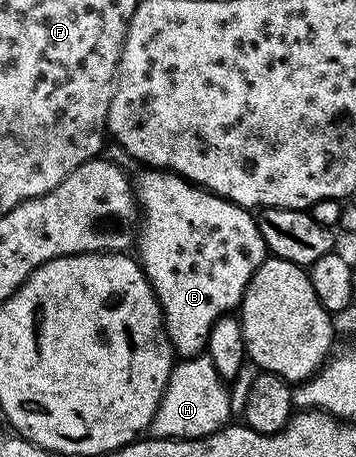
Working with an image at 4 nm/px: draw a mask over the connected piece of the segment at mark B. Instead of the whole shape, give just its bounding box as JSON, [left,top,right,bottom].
[136,168,268,359]

